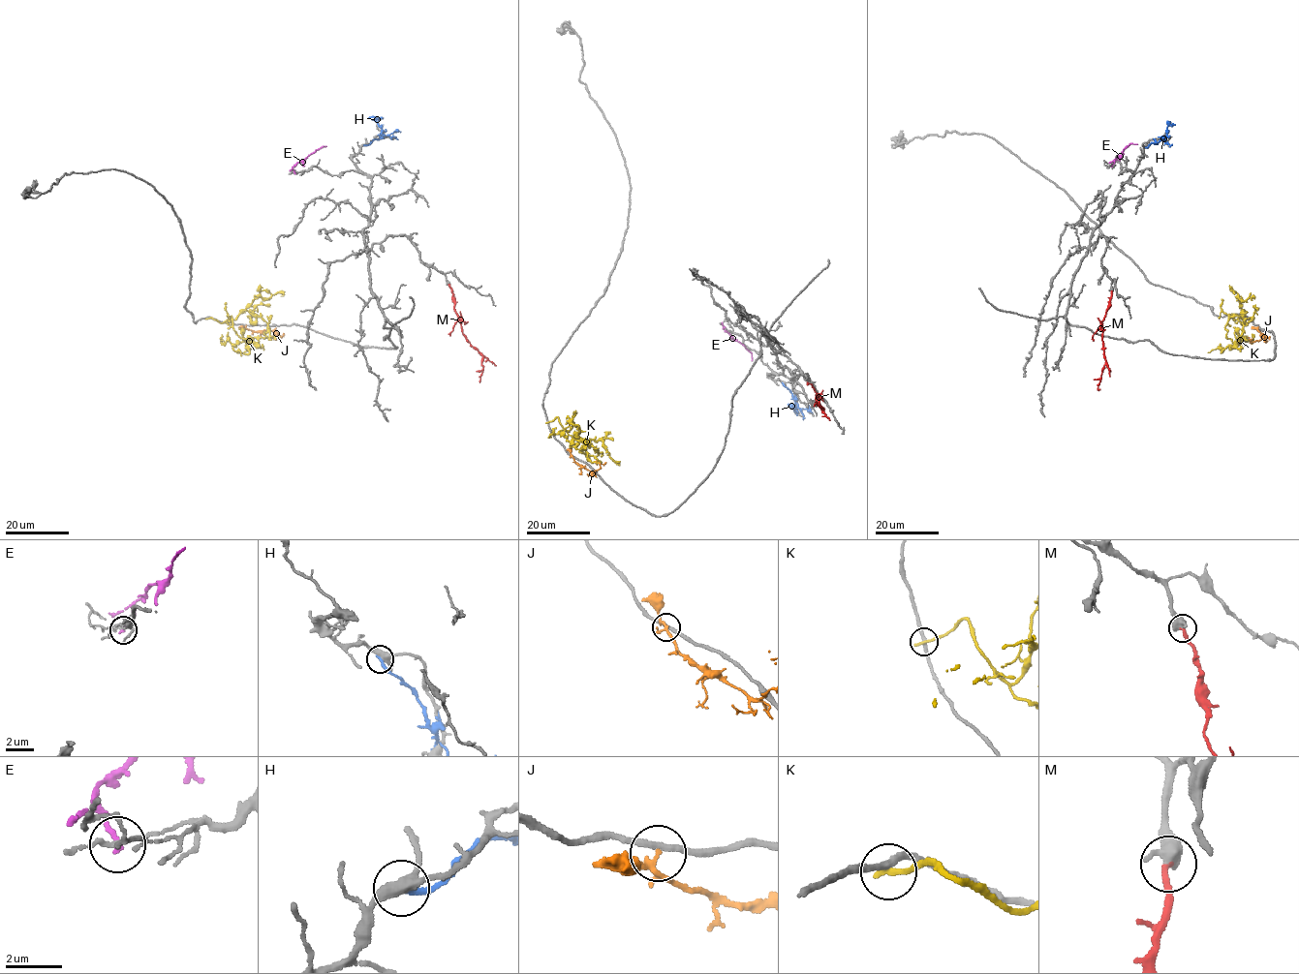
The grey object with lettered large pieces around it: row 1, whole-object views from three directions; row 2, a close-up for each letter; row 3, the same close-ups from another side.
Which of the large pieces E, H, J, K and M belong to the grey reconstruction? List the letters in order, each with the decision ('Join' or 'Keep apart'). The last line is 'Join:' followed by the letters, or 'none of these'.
E: Keep apart
H: Keep apart
J: Keep apart
K: Keep apart
M: Join
Join: M

